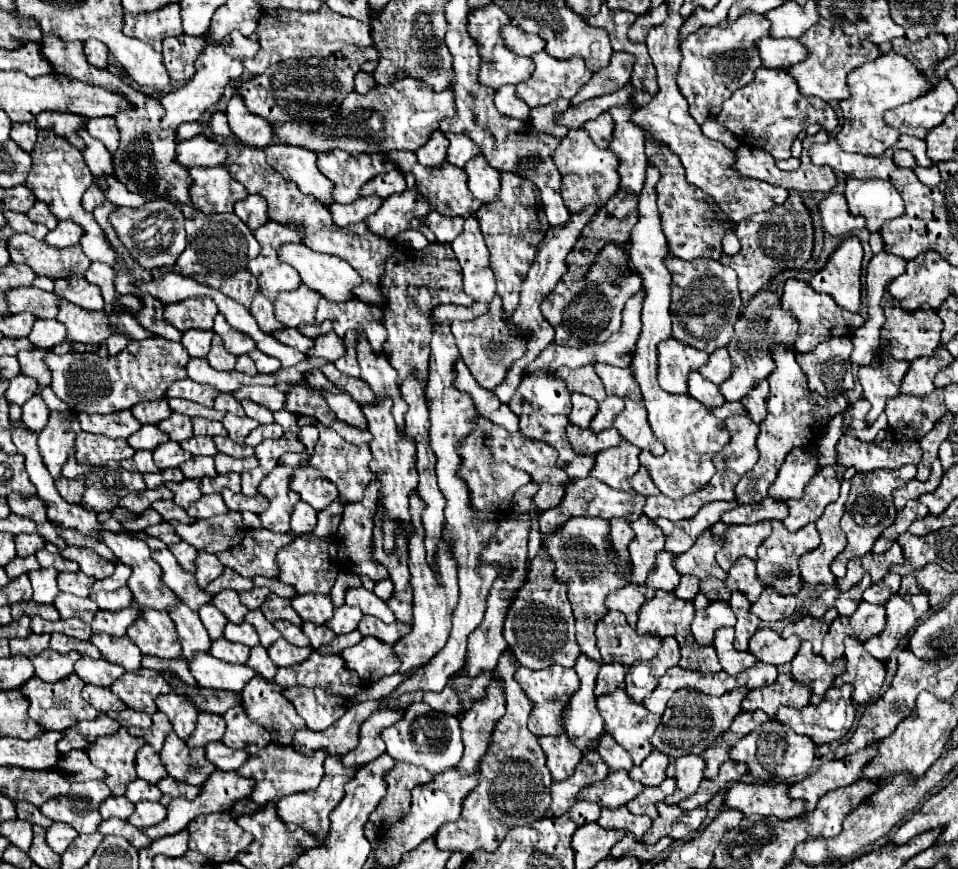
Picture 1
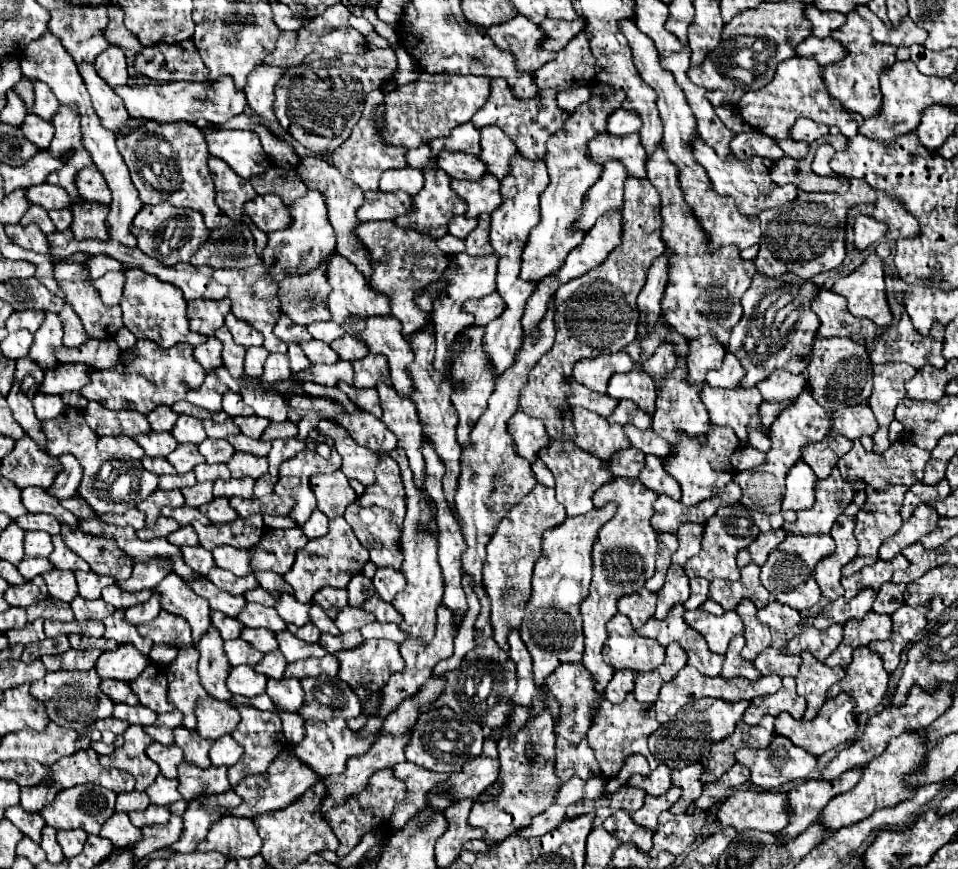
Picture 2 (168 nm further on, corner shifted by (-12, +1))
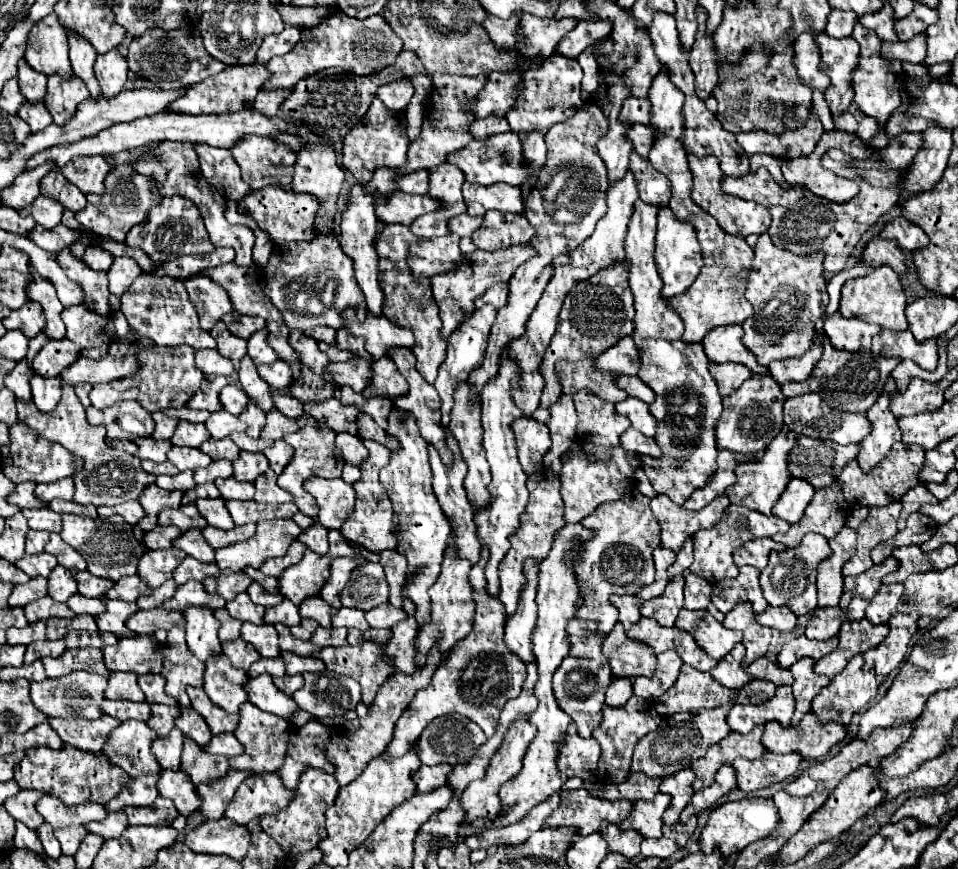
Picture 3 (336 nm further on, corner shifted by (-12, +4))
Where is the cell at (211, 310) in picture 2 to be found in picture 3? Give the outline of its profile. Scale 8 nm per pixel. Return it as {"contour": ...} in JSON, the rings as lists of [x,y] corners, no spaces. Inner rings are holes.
{"contour":[[[207,276],[187,278],[185,288],[191,304],[197,310],[203,330],[211,330],[217,320],[233,312],[233,304],[229,296],[225,296],[225,290],[217,288],[217,284],[213,284],[213,280],[209,280]]]}

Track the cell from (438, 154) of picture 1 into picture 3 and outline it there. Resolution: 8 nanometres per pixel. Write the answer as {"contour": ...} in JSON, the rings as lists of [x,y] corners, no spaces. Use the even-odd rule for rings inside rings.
{"contour":[[[509,130],[505,134],[489,136],[485,142],[473,140],[467,148],[453,152],[449,158],[449,164],[459,166],[465,172],[467,182],[471,184],[481,184],[481,186],[491,186],[495,182],[507,182],[511,186],[521,186],[525,180],[529,180],[529,172],[525,172],[525,156],[521,152],[521,140],[517,132]]]}

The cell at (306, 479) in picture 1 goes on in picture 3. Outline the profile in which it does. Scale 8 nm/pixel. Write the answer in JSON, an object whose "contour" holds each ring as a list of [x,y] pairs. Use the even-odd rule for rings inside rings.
{"contour":[[[309,478],[305,480],[305,490],[319,504],[319,524],[327,530],[339,530],[345,522],[345,516],[353,512],[355,492],[341,478],[325,480],[325,478]]]}

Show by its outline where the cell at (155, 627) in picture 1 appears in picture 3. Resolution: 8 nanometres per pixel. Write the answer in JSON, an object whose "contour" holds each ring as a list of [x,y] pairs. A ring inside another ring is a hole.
{"contour":[[[153,608],[153,610],[137,610],[129,620],[125,620],[125,626],[131,632],[155,632],[155,630],[169,630],[171,626],[179,624],[183,618],[177,610],[165,610],[165,608]]]}

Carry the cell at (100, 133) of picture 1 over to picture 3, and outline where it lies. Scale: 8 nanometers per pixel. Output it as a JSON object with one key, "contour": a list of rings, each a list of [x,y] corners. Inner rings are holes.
{"contour":[[[67,32],[67,36],[69,36],[69,58],[73,64],[75,76],[79,76],[87,84],[91,98],[99,98],[101,88],[93,74],[93,64],[95,64],[97,52],[91,48],[91,44],[83,36],[77,36],[77,32]]]}

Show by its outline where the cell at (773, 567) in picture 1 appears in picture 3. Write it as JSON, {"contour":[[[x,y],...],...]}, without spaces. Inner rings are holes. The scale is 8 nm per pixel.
{"contour":[[[805,534],[797,548],[785,552],[771,552],[769,564],[761,572],[761,588],[769,606],[787,606],[795,616],[805,616],[817,608],[815,574],[821,560],[831,556],[831,548],[823,536]]]}

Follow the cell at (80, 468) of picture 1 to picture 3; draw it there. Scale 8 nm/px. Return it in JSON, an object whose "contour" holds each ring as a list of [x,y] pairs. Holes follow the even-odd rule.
{"contour":[[[63,382],[61,392],[63,392],[61,402],[53,412],[49,412],[49,414],[37,412],[37,408],[33,408],[31,400],[17,400],[17,414],[19,414],[19,420],[23,420],[29,428],[37,430],[39,436],[45,436],[51,442],[63,444],[67,450],[71,450],[73,454],[77,454],[85,460],[85,468],[81,472],[77,472],[77,476],[73,476],[73,482],[75,482],[73,502],[83,504],[83,506],[87,506],[87,504],[117,506],[127,500],[137,500],[137,496],[143,492],[143,488],[155,482],[155,476],[143,472],[141,460],[137,456],[113,450],[105,444],[105,428],[87,422],[85,408],[79,402],[75,388],[71,384]]]}

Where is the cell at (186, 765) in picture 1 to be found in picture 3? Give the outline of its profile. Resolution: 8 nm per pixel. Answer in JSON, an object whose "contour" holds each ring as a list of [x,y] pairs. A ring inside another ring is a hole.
{"contour":[[[181,708],[181,716],[175,720],[175,726],[189,738],[193,738],[201,748],[205,748],[211,740],[209,726],[205,724],[203,716],[193,708]]]}

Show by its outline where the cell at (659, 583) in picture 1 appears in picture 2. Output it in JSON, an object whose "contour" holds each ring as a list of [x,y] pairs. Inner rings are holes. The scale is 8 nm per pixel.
{"contour":[[[671,565],[667,571],[667,581],[657,593],[657,619],[665,619],[675,603],[683,603],[689,597],[689,577],[681,565]]]}

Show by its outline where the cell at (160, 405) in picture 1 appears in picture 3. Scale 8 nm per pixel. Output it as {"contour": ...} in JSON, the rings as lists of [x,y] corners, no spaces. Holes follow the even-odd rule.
{"contour":[[[155,412],[153,420],[155,420],[155,432],[153,432],[155,440],[169,440],[177,428],[177,422],[179,422],[177,418],[167,416],[163,412]]]}

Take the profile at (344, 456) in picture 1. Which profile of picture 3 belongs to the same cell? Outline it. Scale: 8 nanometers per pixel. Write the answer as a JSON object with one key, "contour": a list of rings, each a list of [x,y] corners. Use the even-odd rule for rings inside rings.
{"contour":[[[343,432],[343,434],[337,434],[335,444],[341,450],[343,460],[349,462],[349,464],[357,464],[359,466],[367,458],[367,448],[363,446],[363,442],[361,442],[359,436]]]}

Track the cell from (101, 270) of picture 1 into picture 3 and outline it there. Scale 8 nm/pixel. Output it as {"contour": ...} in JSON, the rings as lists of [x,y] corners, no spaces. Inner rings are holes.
{"contour":[[[87,248],[83,254],[83,262],[93,270],[107,272],[113,262],[113,256],[109,252],[105,252],[103,248]]]}

